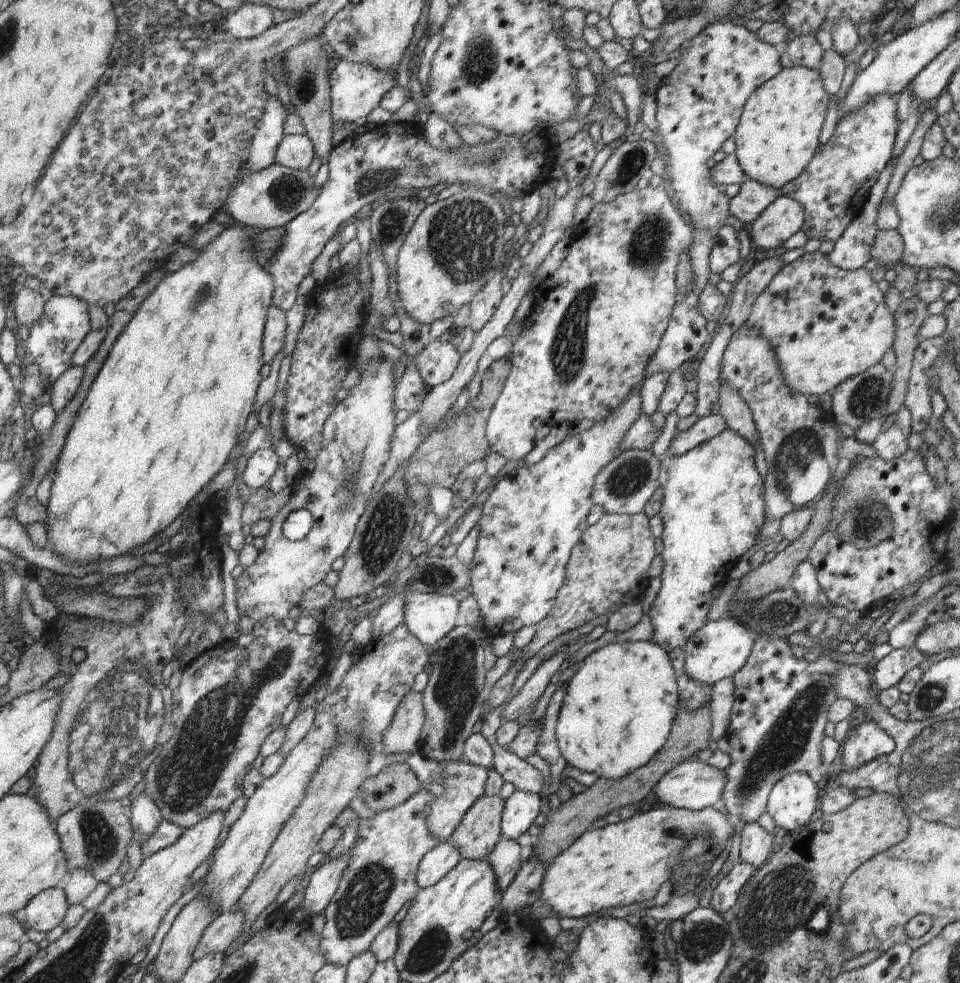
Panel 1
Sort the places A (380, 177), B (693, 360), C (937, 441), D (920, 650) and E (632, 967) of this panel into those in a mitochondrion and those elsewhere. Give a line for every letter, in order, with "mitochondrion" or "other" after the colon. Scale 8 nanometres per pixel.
A: mitochondrion
B: other
C: other
D: other
E: other

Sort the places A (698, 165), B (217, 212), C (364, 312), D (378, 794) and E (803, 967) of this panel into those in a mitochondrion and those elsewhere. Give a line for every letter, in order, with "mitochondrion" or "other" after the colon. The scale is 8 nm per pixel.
A: other
B: other
C: other
D: other
E: mitochondrion

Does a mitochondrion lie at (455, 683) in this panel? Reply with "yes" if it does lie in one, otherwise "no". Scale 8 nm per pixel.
yes

